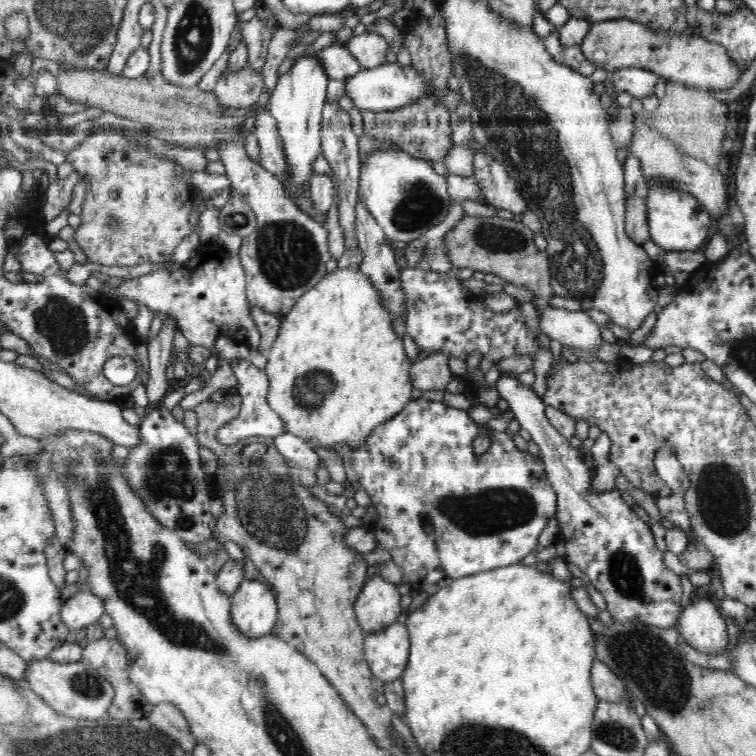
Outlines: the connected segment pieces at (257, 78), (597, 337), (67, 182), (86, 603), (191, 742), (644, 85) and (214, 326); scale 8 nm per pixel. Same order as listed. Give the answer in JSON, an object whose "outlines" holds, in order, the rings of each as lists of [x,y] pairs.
{"outlines":[[[[248,65],[235,73],[224,71],[215,84],[214,93],[224,108],[246,109],[259,102],[265,86],[262,73],[254,72]]],[[[546,307],[539,316],[541,332],[581,355],[596,352],[602,344],[600,327],[585,311]]],[[[73,170],[64,180],[49,183],[42,202],[42,214],[46,222],[54,220],[60,212],[66,209],[72,200],[72,188],[81,181],[82,175]]],[[[85,589],[68,598],[60,609],[60,616],[70,631],[79,631],[98,621],[104,612],[103,600]]],[[[169,702],[153,705],[148,719],[160,732],[173,738],[175,743],[183,748],[185,754],[193,752],[197,744],[196,739],[191,735],[190,727],[177,706]]],[[[618,68],[610,78],[616,94],[628,92],[633,97],[643,98],[654,94],[659,75],[643,68]]],[[[202,243],[196,256],[182,264],[178,269],[165,271],[158,269],[148,274],[122,281],[117,286],[106,284],[110,296],[128,298],[146,305],[150,310],[172,315],[177,320],[179,330],[190,344],[206,347],[214,358],[218,359],[216,371],[207,376],[205,386],[186,395],[179,405],[184,409],[193,409],[212,394],[220,390],[236,389],[236,376],[229,361],[220,356],[214,344],[218,338],[227,336],[236,342],[246,344],[250,349],[258,349],[261,342],[260,331],[256,328],[250,314],[251,304],[246,296],[246,277],[239,256],[230,256],[220,244]]]]}

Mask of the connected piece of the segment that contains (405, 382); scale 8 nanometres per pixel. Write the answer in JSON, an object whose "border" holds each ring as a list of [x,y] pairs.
{"border":[[[350,266],[342,269],[338,267],[337,270],[326,273],[314,288],[307,290],[298,298],[290,312],[281,320],[278,336],[265,353],[267,355],[265,371],[269,378],[268,405],[284,419],[284,432],[304,439],[313,449],[324,447],[334,450],[334,447],[344,442],[351,450],[358,450],[358,447],[366,442],[368,435],[373,432],[374,427],[398,414],[398,411],[401,411],[412,398],[410,392],[414,385],[409,375],[412,362],[408,360],[402,339],[398,338],[396,331],[392,329],[392,313],[382,305],[382,295],[374,287],[374,283],[370,282],[370,278],[366,277],[360,269],[354,270]]]}

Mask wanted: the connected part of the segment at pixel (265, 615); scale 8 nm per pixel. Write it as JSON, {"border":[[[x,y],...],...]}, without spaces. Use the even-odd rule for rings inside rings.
{"border":[[[245,580],[231,597],[230,617],[240,633],[256,638],[272,633],[277,623],[277,595],[258,580]]]}

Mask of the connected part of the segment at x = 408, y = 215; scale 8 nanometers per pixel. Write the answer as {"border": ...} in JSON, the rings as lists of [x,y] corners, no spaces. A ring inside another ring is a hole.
{"border":[[[387,148],[370,152],[361,160],[358,198],[378,221],[389,240],[406,243],[420,238],[427,230],[440,224],[449,213],[452,201],[447,190],[446,177],[437,174],[428,161],[414,158],[402,150],[394,151]]]}

